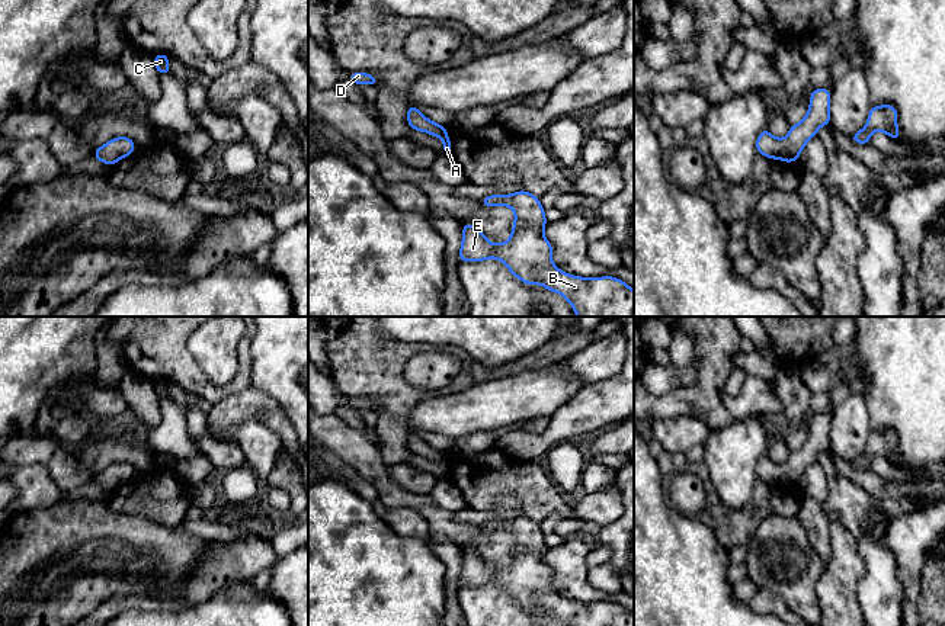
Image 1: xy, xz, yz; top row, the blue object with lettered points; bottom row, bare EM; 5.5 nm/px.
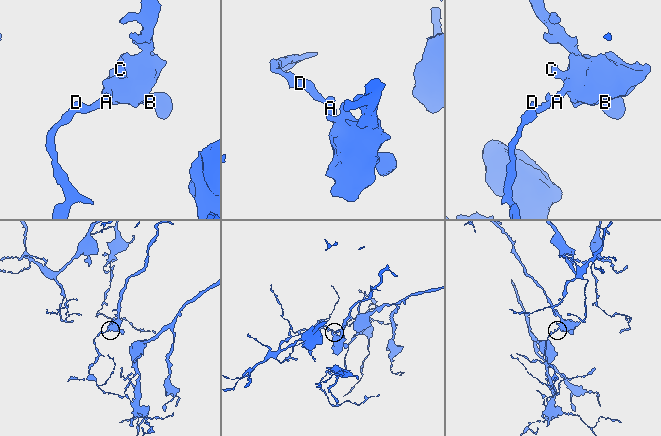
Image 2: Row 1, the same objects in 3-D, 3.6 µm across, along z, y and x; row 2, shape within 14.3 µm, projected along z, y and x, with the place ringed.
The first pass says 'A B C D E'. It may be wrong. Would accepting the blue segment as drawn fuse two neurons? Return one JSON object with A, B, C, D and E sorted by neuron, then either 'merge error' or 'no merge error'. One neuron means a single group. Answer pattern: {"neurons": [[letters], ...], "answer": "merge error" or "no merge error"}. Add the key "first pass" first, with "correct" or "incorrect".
{"first pass": "correct", "neurons": [["A", "B", "C", "D", "E"]], "answer": "no merge error"}

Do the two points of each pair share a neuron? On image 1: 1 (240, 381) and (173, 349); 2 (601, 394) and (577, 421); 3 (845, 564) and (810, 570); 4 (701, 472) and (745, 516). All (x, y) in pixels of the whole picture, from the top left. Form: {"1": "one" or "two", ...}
{"1": "one", "2": "one", "3": "two", "4": "one"}

